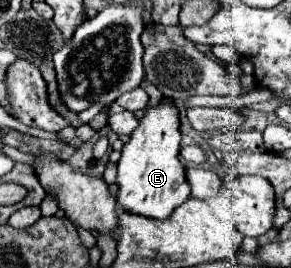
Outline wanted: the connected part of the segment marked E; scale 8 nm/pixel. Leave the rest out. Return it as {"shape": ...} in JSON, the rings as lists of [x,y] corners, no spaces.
{"shape":[[[162,99],[154,107],[148,107],[140,125],[130,135],[130,141],[122,147],[122,157],[118,161],[118,205],[126,211],[166,219],[174,207],[182,205],[188,199],[190,187],[186,183],[184,165],[180,163],[180,109],[174,99]]]}

